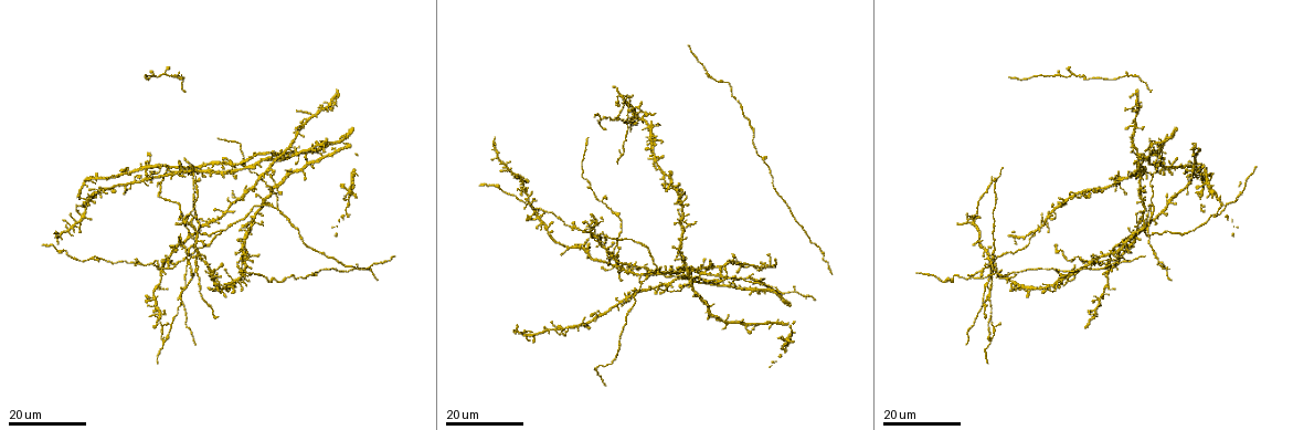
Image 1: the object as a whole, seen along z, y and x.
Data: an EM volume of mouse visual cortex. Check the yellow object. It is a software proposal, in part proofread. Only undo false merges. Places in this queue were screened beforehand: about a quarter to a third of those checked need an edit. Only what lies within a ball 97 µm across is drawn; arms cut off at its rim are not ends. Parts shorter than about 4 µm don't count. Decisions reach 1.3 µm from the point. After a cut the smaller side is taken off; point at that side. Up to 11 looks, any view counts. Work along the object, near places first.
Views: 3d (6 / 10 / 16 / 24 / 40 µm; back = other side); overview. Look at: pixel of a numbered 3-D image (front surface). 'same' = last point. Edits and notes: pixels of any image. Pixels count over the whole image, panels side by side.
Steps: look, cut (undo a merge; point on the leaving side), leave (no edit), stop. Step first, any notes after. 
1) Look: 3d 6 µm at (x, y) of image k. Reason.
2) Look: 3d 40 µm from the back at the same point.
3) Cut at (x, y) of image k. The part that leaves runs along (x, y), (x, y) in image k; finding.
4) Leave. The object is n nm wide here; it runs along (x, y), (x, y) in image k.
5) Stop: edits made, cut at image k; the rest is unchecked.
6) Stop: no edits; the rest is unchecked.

Look: 3d 24 µm at (186, 218) of image 1. Looks like a crossing.

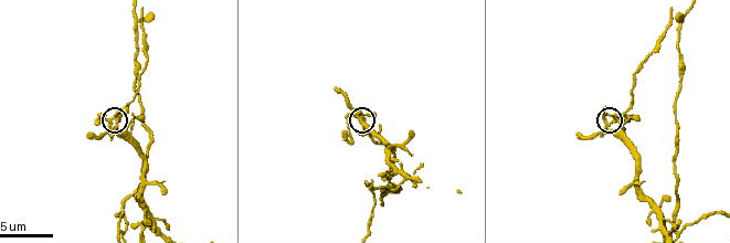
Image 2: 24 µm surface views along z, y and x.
Look: 3d 6 µm at (609, 125) of image 2.

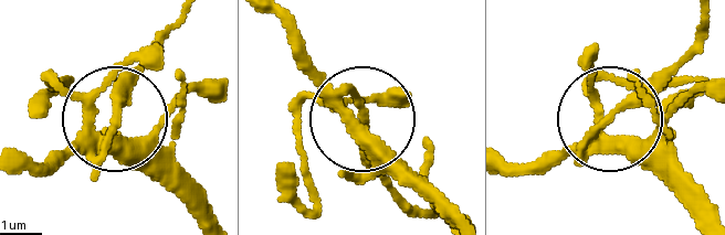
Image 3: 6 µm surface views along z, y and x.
Cut at (114, 110) of image 3. 4 arms meet here; the part that leaves runs along (102, 157), (115, 97), (182, 13) in image 3; a second cell is stuck on.

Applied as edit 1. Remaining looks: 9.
Look: 3d 16 µm at (1059, 280) of image 1. Looks like a crossing.

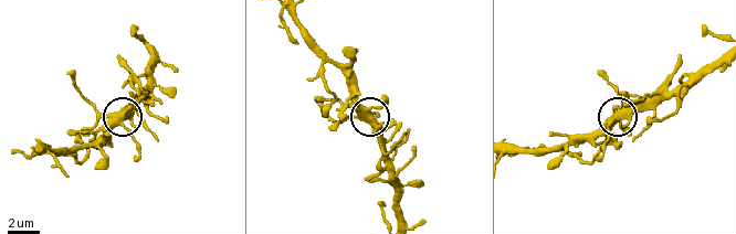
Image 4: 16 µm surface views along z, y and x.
Look: 3d 10 µm at (357, 111) of image 4.

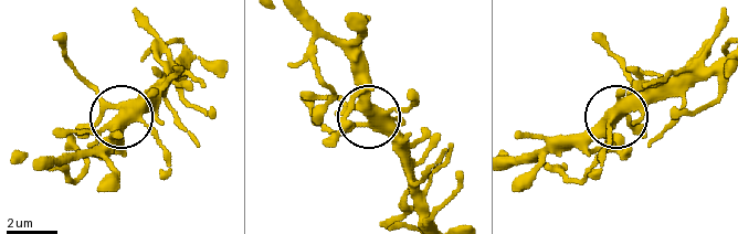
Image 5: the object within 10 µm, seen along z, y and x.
Leave. The object is 440 nm wide here; it runs along (185, 51), (120, 113), (78, 74) in image 5; continuous, no second cell.

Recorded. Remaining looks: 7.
Look: 3d 10 µm at (393, 173) of image 2. Four or more arms meet.

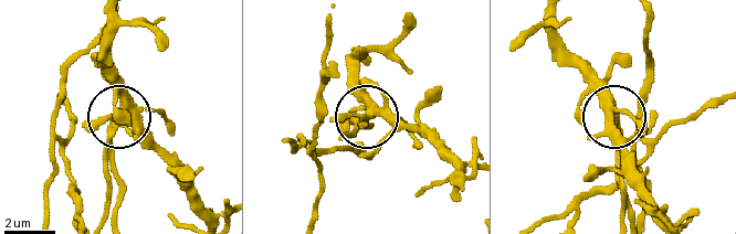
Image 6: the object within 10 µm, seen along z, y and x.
Cut at (111, 145) of image 6. 5 arms meet here; the part that leaves runs along (617, 114), (617, 181), (630, 220) in image 6; a second cell is stuck on.

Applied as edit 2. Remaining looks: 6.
Look: overview. See it whole again.

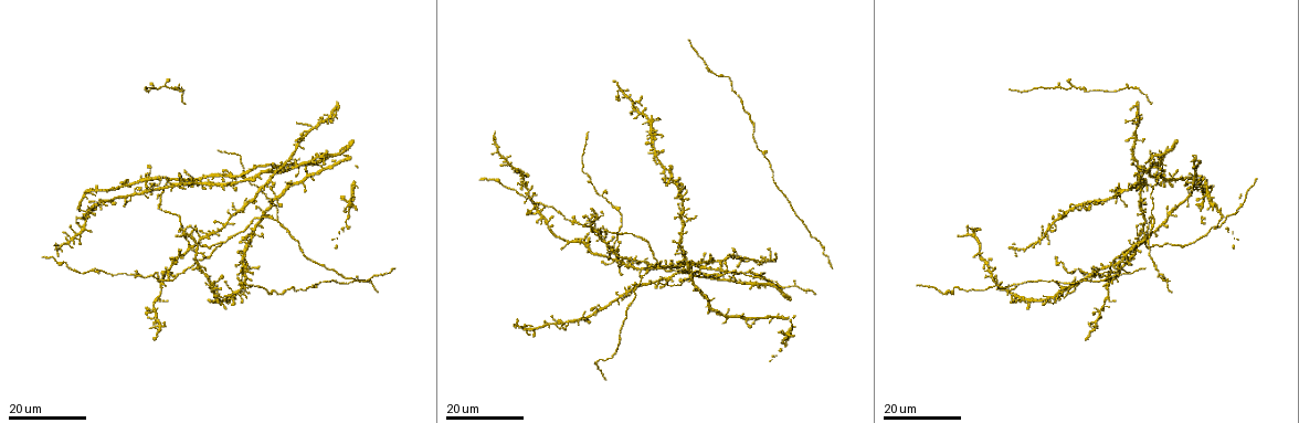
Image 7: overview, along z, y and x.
Look: 3d 24 µm at (685, 222) of image 7. Four arms meet.

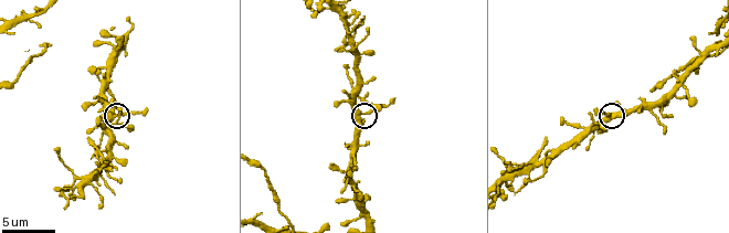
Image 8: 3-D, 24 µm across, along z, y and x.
Look: 3d 10 µm at (365, 115) of image 8.

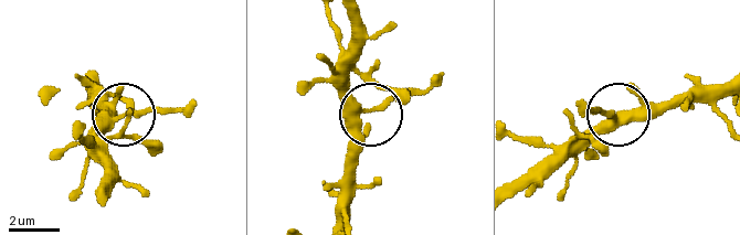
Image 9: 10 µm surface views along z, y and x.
Leave. It runs along (339, 220), (356, 125), (436, 76) in image 9; one cell here.

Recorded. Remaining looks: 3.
Look: 3d 24 µm at (170, 281) of image 7. Two arms in line, one across.

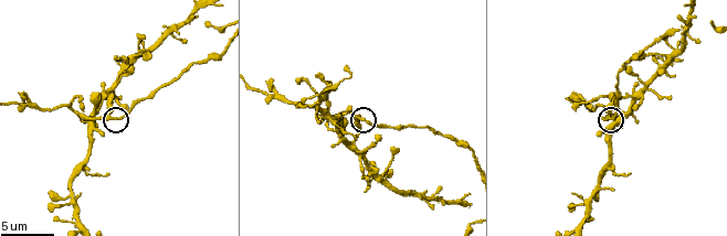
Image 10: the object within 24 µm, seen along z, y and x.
Look: 3d 10 µm at (609, 119) of image 10. Closer look.

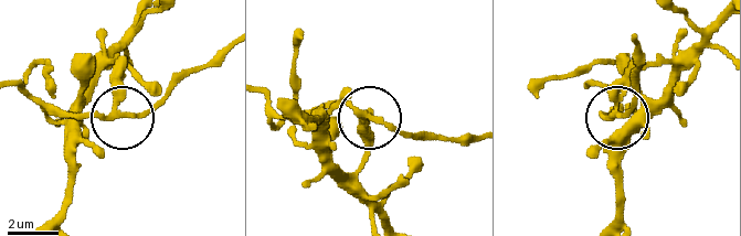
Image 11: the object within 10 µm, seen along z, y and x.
Leave. The object is 200 nm wide here; it runs along (222, 49), (152, 106), (127, 114), (120, 111), (120, 57) in image 11; all the same cell.

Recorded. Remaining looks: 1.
Stop: edits made, cut at image 3, cut at image 6; the rest is unchecked.

